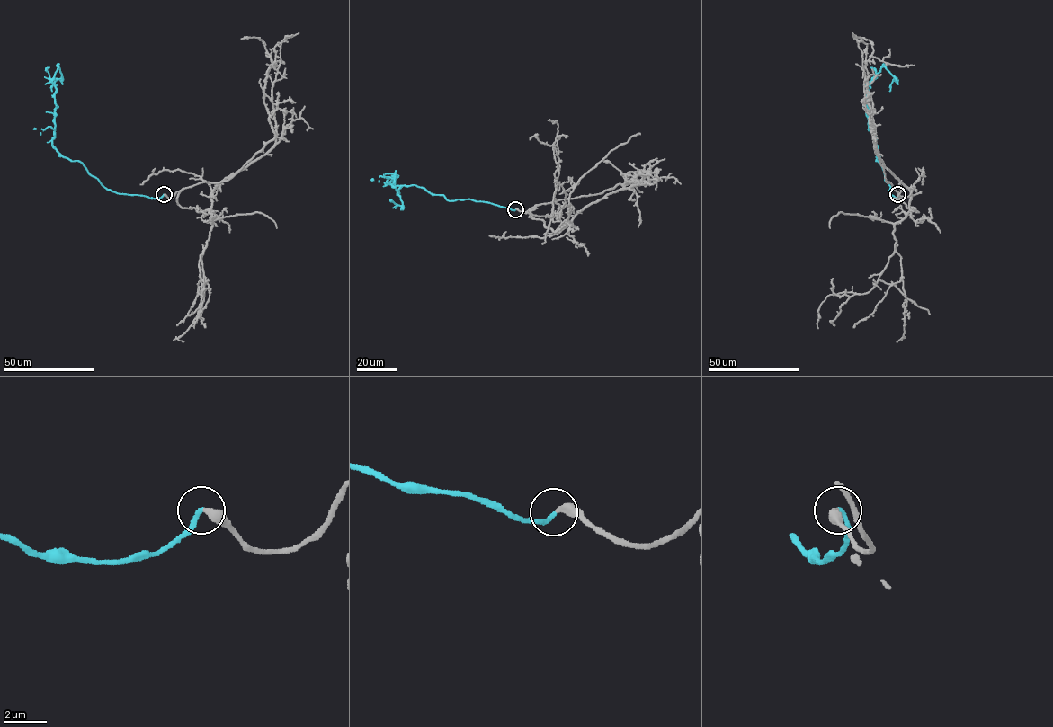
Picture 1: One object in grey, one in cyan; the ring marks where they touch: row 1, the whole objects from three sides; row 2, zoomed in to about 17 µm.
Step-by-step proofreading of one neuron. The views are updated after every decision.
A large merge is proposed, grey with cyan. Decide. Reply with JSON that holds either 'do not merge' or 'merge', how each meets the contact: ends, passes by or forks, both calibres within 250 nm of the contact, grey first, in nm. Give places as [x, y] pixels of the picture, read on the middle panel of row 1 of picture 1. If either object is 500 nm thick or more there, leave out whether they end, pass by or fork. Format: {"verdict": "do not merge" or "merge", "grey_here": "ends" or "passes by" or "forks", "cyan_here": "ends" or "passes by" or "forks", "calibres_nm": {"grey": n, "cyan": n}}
{"verdict": "merge", "grey_here": "ends", "cyan_here": "ends", "calibres_nm": {"grey": 440, "cyan": 200}}

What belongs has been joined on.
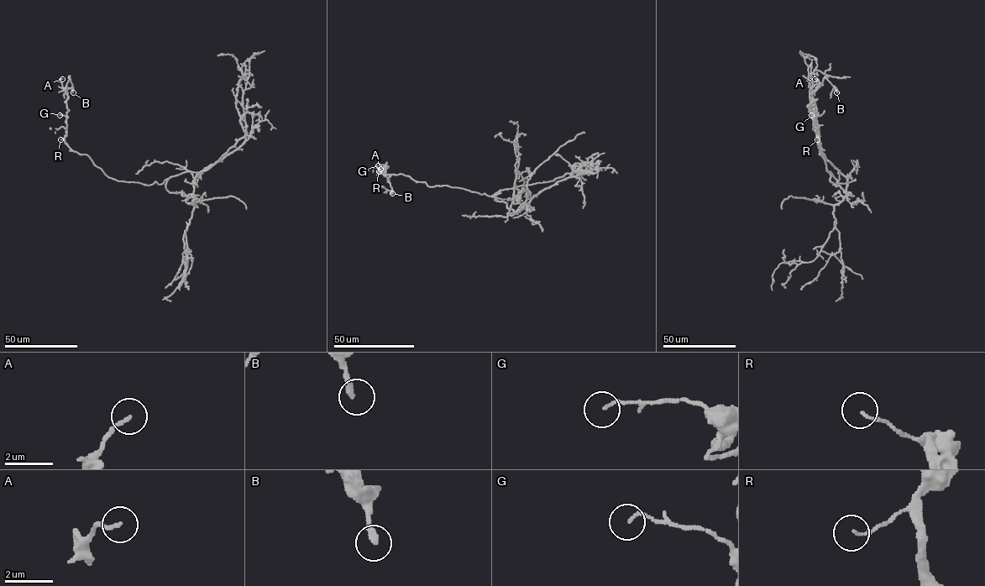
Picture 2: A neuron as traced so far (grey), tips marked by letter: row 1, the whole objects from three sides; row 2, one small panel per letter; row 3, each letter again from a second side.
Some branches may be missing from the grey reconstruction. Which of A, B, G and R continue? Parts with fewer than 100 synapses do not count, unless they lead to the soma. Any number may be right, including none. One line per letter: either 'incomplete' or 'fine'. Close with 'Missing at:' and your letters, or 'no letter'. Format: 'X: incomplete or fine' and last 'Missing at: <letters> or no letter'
A: fine
B: fine
G: fine
R: fine
Missing at: no letter

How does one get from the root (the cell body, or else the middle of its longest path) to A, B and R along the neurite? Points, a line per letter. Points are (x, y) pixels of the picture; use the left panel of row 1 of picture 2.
A: (158, 184), (146, 185), (108, 178), (87, 155), (69, 146), (65, 141), (67, 95), (62, 79)
B: (158, 184), (108, 178), (87, 155), (69, 146), (65, 141), (65, 89), (69, 77), (73, 92)
R: (158, 184), (154, 181), (146, 185), (108, 178), (87, 155), (74, 151), (64, 138), (60, 139)

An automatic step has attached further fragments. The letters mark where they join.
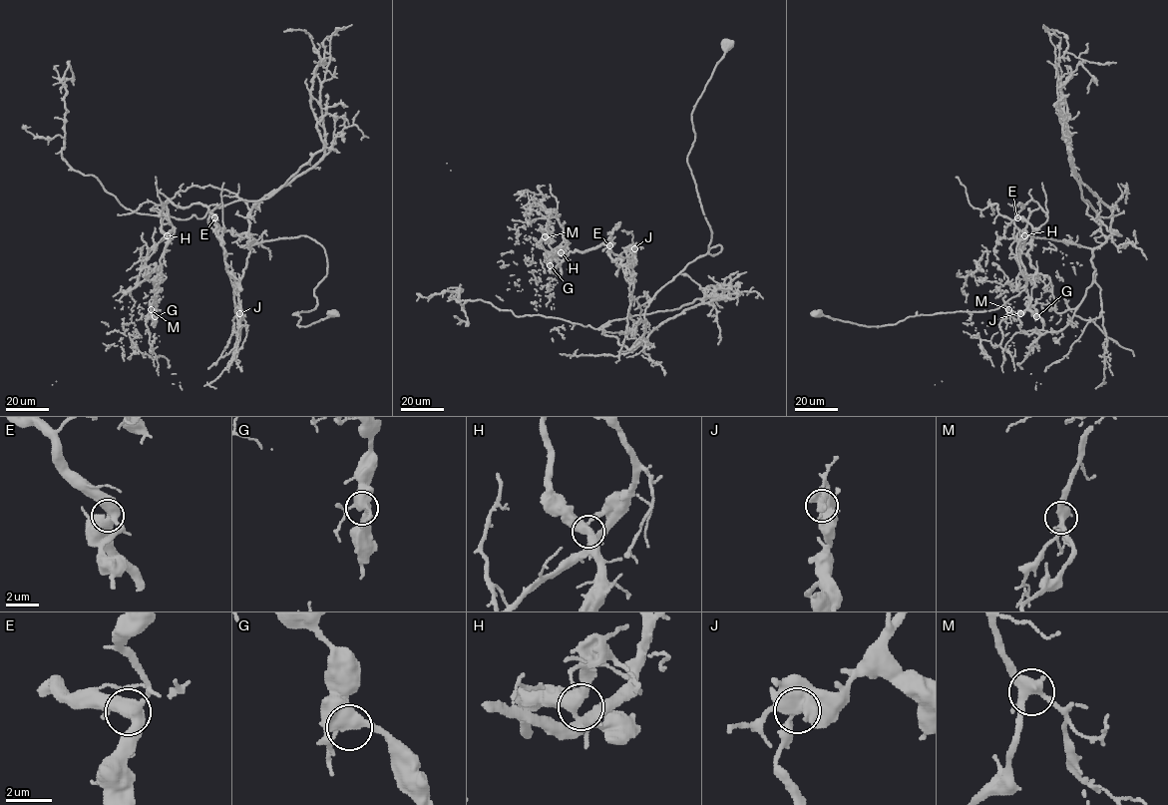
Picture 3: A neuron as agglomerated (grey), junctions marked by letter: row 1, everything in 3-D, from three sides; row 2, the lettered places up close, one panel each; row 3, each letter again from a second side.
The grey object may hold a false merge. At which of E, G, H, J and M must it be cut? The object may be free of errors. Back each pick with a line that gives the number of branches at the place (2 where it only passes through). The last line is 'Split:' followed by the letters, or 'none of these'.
J: 4 branches meet
Split: J

